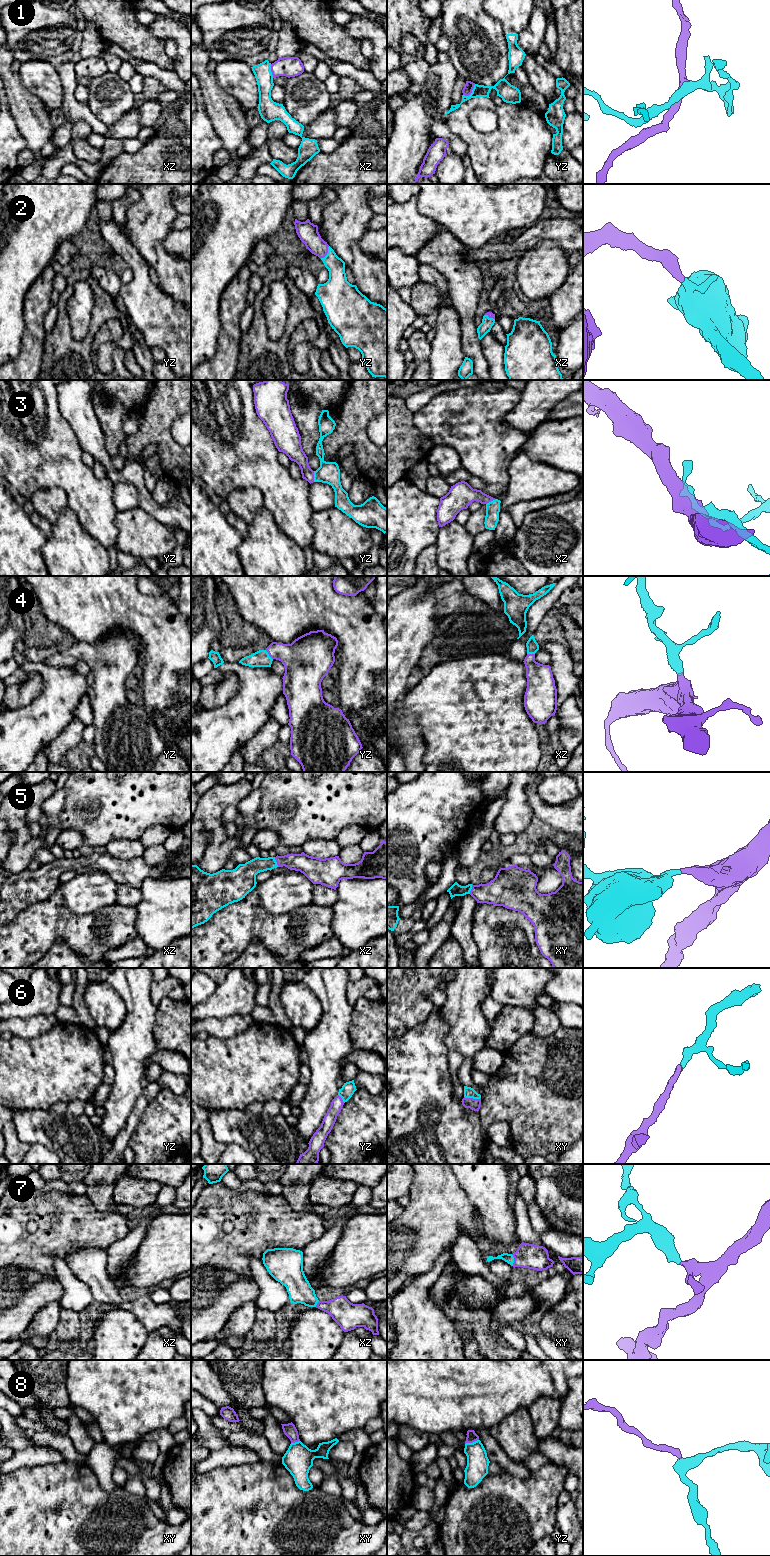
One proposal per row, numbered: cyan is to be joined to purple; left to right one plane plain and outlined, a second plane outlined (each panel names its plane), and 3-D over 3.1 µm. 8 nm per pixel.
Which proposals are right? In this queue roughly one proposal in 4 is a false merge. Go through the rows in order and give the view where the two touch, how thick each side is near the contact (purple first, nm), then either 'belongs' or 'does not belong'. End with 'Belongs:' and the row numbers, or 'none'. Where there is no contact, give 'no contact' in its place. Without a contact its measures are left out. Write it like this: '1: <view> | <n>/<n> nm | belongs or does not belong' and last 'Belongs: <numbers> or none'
1: yz | 80/100 nm | belongs
2: yz | 160/150 nm | belongs
3: yz | 130/170 nm | belongs
4: yz | 280/140 nm | belongs
5: xz | 150/150 nm | belongs
6: xy | 90/90 nm | belongs
7: xy | 200/70 nm | belongs
8: yz | 80/180 nm | does not belong
Belongs: 1, 2, 3, 4, 5, 6, 7

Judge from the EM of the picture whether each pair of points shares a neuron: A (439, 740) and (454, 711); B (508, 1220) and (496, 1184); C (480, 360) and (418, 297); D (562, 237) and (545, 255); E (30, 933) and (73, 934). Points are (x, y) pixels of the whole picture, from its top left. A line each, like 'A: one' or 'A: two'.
A: one
B: one
C: two
D: two
E: one

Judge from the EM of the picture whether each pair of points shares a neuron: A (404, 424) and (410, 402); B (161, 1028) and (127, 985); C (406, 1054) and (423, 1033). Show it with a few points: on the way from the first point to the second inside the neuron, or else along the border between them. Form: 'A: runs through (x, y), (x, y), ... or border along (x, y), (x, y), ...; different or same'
A: border along (404, 400), (404, 404), (413, 412); different
B: border along (155, 1007), (153, 1036), (156, 1046); different
C: runs through (411, 1049), (422, 1038); same

